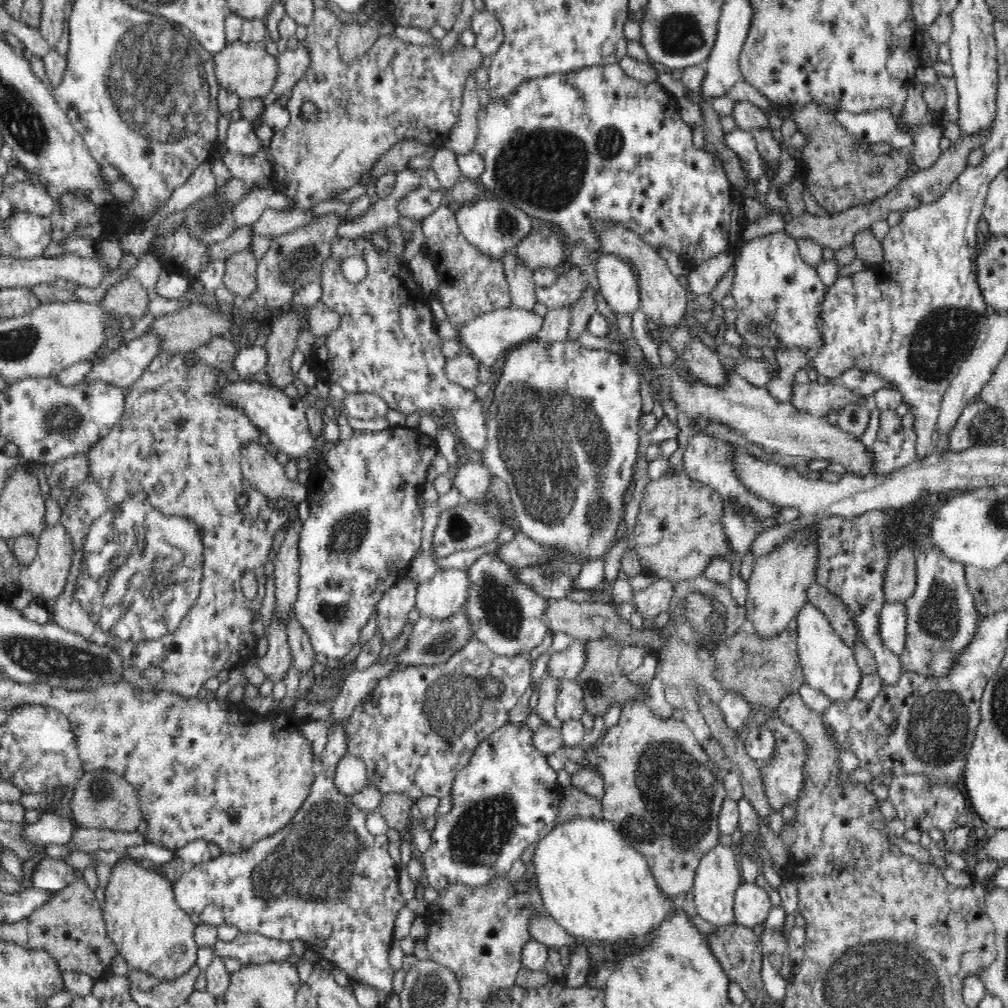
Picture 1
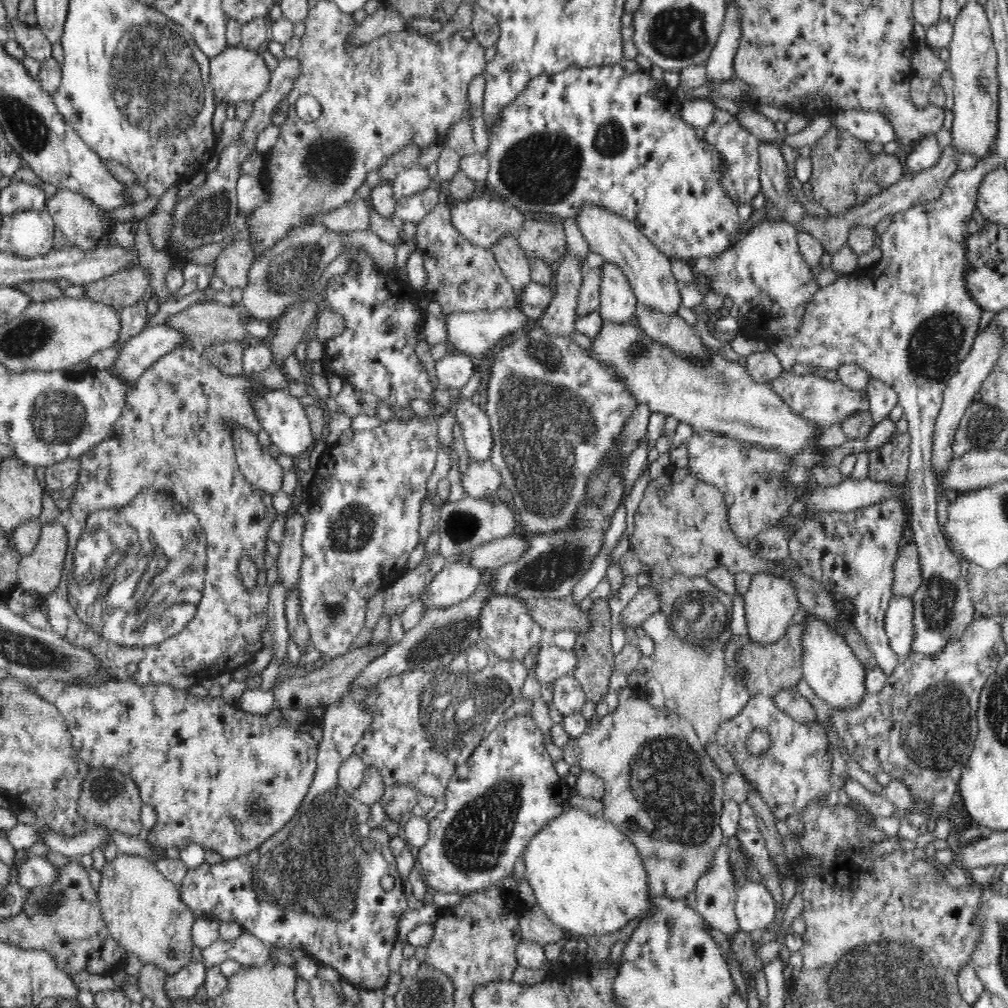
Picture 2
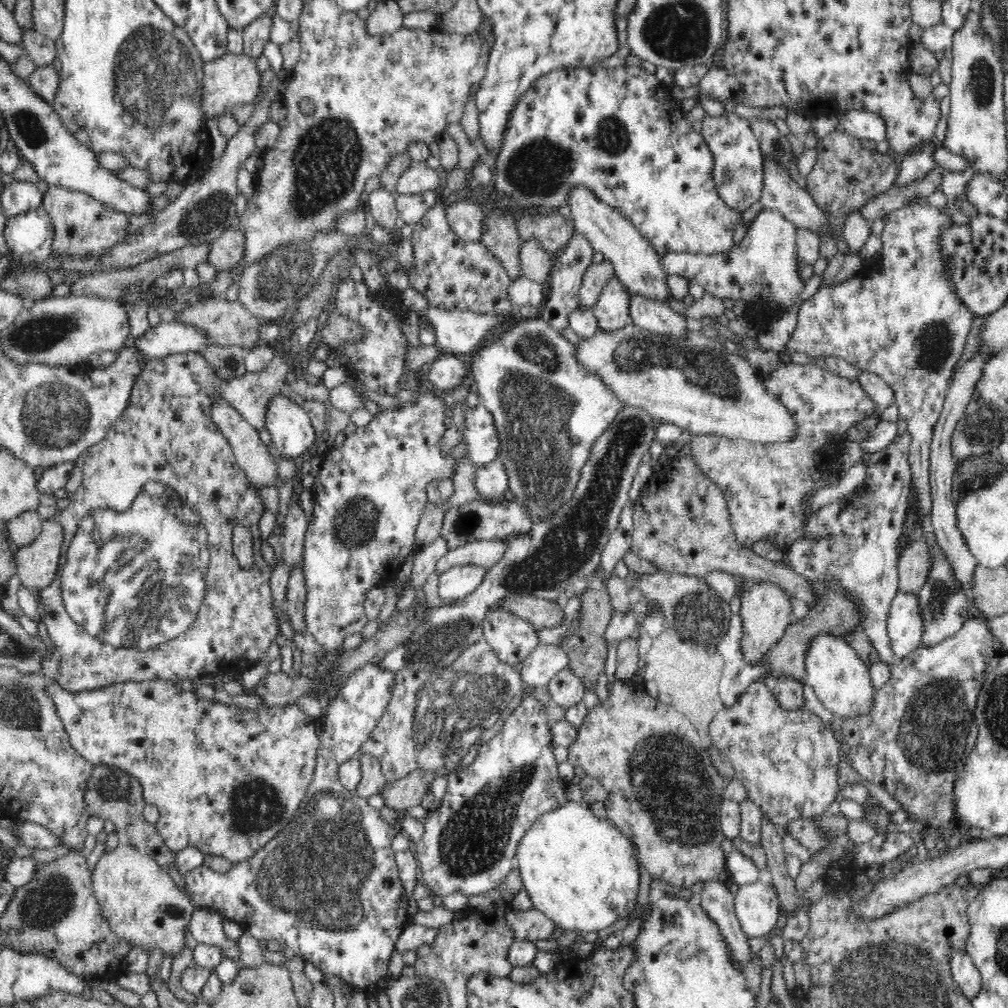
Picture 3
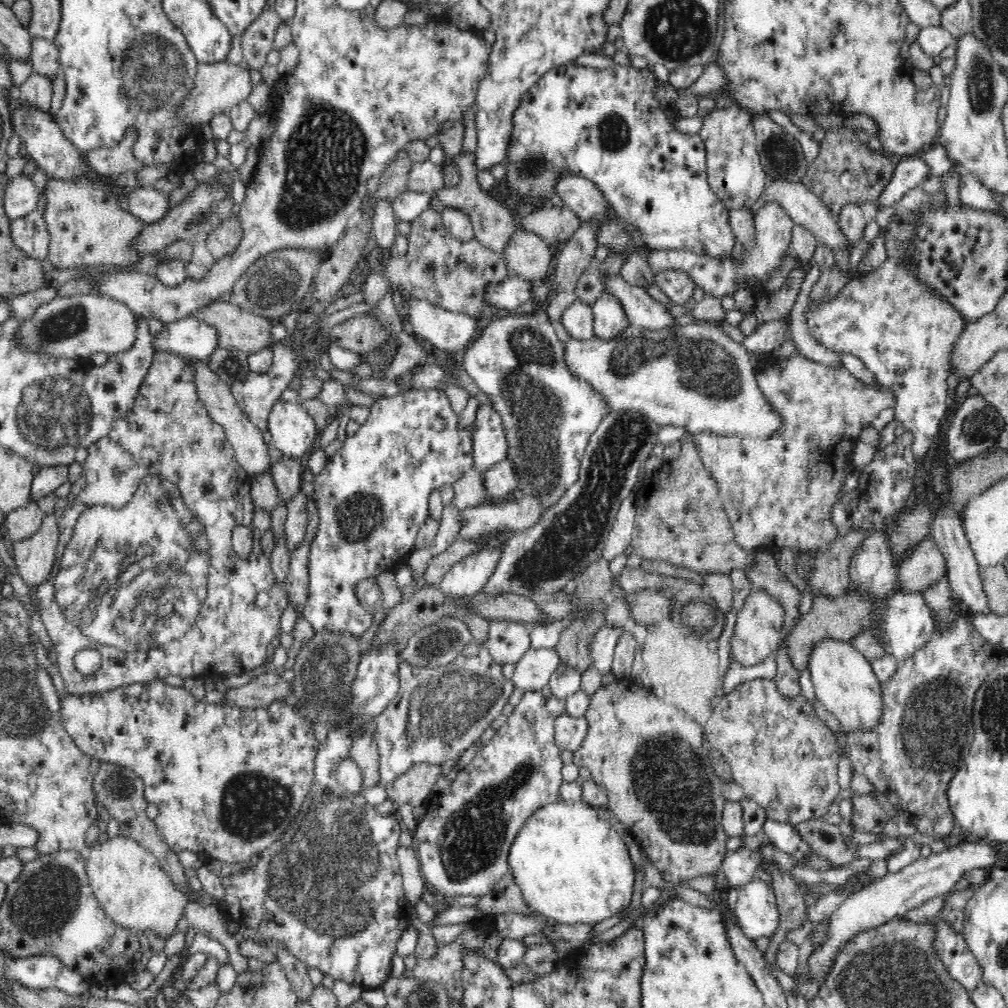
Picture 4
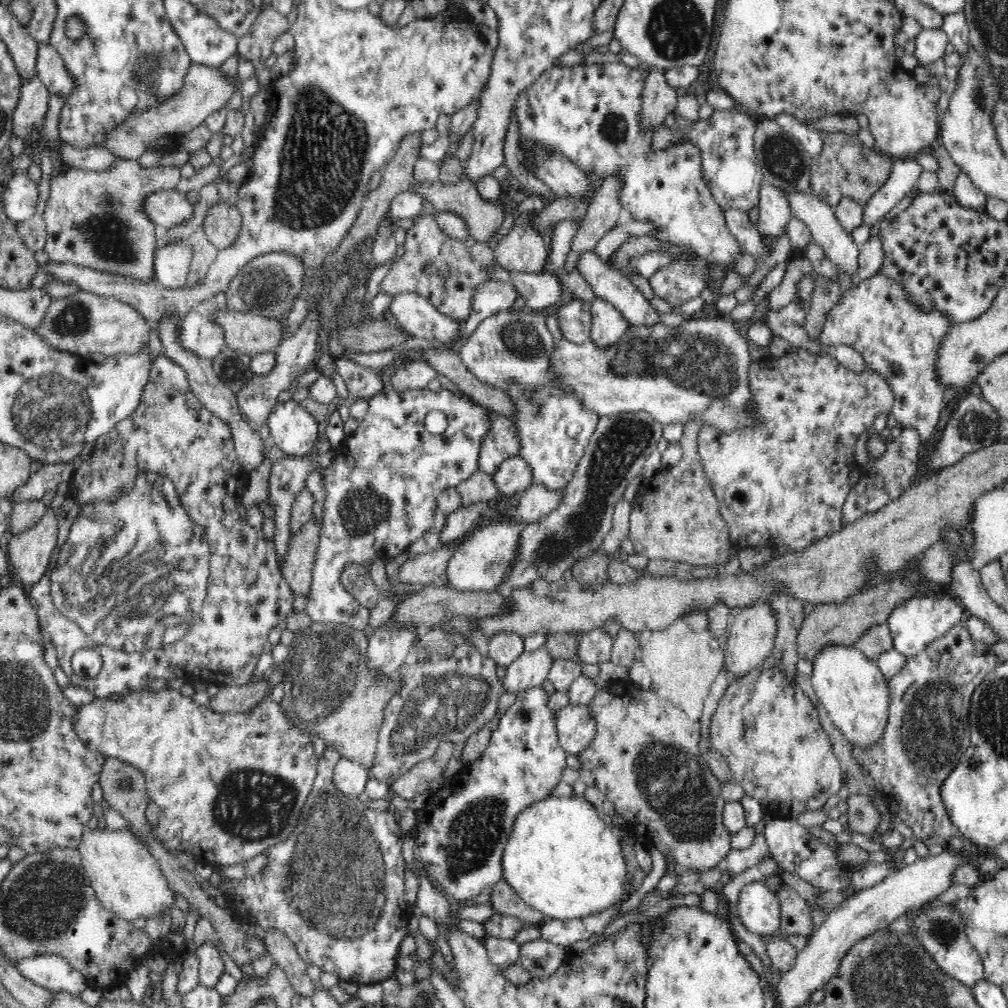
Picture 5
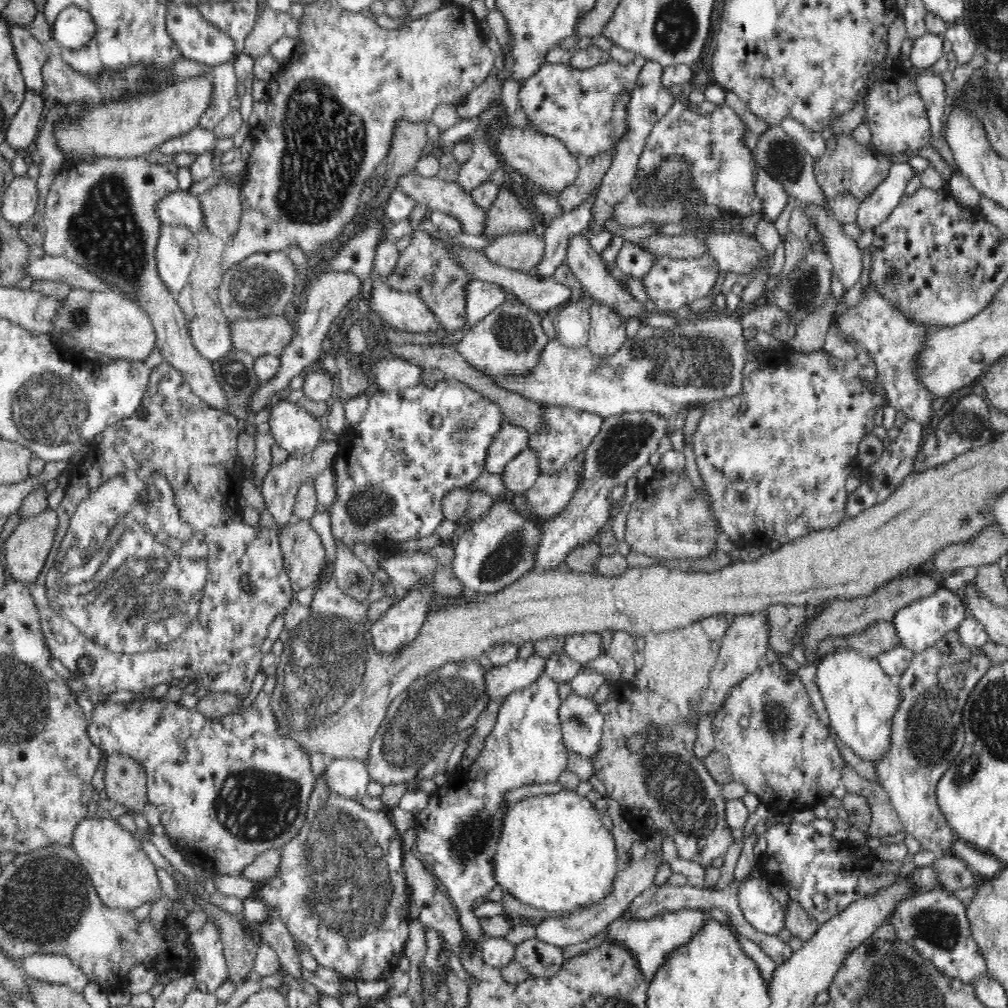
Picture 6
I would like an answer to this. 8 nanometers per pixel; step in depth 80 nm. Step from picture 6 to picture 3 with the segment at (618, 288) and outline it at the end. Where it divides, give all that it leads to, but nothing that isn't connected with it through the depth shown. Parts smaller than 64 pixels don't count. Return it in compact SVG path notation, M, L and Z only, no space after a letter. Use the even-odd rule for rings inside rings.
M626 291L632 324L652 334L668 334L674 338L680 338L680 334L688 332L685 317L676 313L666 303Z

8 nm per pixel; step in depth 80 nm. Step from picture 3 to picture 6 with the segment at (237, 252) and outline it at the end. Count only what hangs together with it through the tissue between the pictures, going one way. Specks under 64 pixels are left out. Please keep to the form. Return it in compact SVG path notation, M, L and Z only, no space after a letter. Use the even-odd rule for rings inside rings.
M220 183L202 193L199 201L209 233L229 242L240 222L240 188L232 183Z

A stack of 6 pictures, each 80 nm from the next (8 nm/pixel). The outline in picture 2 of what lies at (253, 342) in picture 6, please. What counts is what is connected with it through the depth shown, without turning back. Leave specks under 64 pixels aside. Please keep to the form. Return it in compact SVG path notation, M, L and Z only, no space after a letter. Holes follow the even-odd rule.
M224 304L189 305L181 312L171 314L165 324L178 327L188 334L190 342L186 346L203 349L223 343L226 340L242 340L248 336L240 322L240 314L248 314L245 306L236 304L234 308Z

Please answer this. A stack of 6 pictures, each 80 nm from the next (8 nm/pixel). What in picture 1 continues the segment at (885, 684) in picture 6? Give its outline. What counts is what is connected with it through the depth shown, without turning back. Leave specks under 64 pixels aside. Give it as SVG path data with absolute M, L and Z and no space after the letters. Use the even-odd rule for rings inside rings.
M806 603L797 614L797 646L804 682L825 694L832 702L842 703L855 698L863 674L853 648L834 632L826 615L816 606Z

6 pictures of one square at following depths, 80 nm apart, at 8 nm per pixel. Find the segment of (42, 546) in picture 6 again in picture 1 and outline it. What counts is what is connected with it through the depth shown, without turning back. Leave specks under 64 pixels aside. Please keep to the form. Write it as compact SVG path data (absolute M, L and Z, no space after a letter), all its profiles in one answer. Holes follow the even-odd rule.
M58 523L54 526L46 526L37 541L36 558L28 566L21 566L19 574L20 588L46 600L58 599L58 596L66 588L66 580L68 580L68 574L70 574L74 552L70 535L64 525Z

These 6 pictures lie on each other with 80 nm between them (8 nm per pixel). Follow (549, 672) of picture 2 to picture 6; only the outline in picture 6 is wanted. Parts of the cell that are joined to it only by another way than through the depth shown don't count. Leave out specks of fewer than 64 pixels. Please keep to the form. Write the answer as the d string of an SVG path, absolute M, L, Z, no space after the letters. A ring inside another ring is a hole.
M532 653L526 658L511 660L508 664L492 667L484 672L486 681L486 696L489 698L504 698L517 688L533 682L538 675L546 670L546 659L538 653Z

